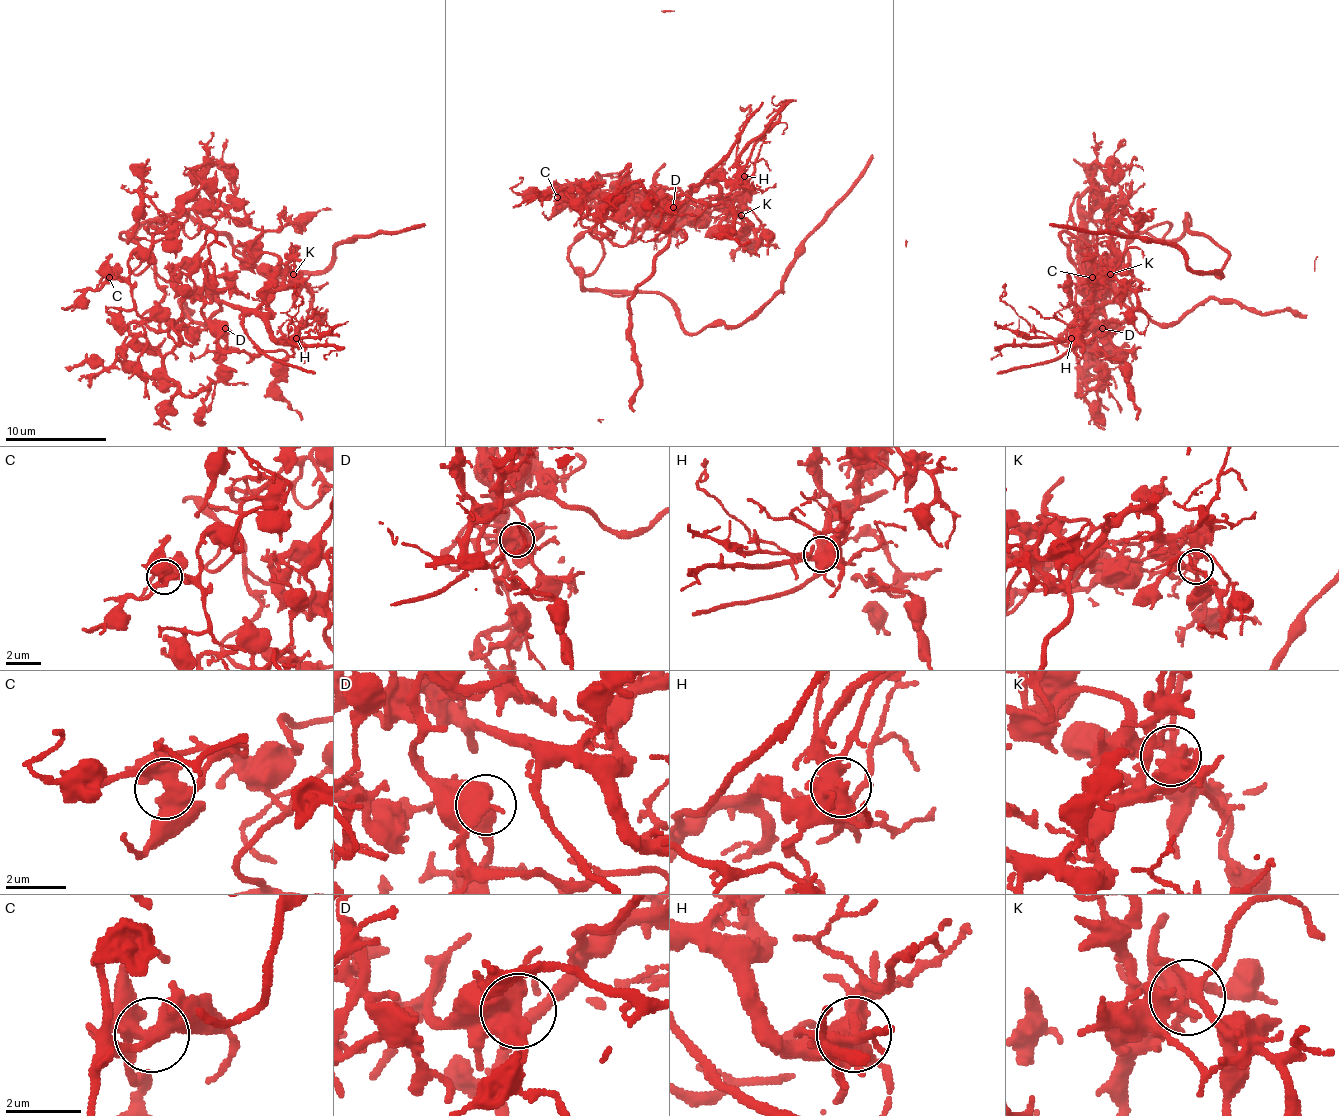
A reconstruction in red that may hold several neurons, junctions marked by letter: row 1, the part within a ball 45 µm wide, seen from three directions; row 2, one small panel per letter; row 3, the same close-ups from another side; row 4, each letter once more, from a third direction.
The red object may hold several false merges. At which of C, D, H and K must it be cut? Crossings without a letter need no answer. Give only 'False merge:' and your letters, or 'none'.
False merge: K

